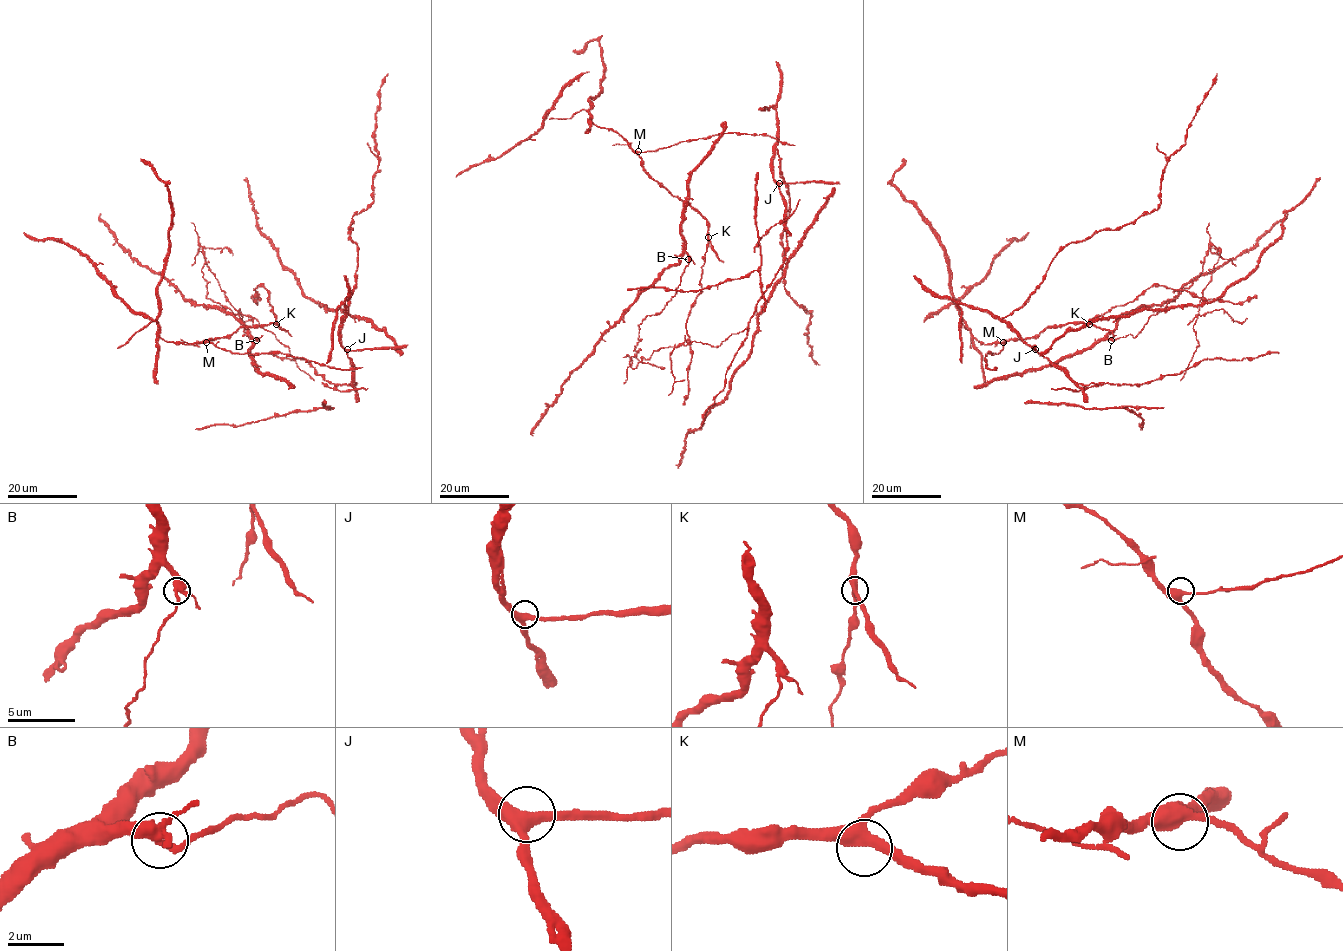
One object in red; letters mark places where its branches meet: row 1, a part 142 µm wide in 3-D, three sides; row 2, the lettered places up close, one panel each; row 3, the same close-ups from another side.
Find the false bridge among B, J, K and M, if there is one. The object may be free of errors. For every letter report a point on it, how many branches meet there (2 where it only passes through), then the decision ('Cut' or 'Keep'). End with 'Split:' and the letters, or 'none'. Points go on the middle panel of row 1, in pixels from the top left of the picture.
B: Place: (688, 259). Branches: 3. Cut
J: Place: (779, 183). Branches: 3. Keep
K: Place: (708, 237). Branches: 3. Keep
M: Place: (638, 151). Branches: 3. Keep
Split: B

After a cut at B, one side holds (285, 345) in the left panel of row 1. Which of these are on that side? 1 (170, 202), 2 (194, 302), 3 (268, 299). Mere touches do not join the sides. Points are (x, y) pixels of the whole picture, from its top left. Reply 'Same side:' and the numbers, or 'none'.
Same side: none

